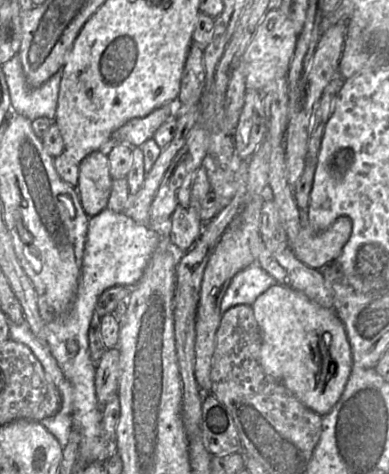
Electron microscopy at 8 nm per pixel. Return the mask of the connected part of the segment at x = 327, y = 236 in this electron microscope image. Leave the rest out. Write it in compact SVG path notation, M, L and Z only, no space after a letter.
M307 210L300 211L300 218L299 234L290 247L300 261L321 270L340 255L351 235L351 220L340 216L327 230L316 233L308 224Z

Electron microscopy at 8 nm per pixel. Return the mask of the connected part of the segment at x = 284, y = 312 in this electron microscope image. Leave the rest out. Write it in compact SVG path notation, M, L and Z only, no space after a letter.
M281 284L272 285L252 304L262 334L260 362L264 372L281 382L306 407L325 416L340 399L351 370L352 353L344 324L334 309L312 302L303 293Z

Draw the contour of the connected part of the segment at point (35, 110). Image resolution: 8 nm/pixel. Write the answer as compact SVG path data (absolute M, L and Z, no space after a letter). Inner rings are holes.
M13 56L2 64L9 89L11 110L33 121L39 117L53 120L56 115L61 71L52 75L39 88L32 88L23 72L21 58Z

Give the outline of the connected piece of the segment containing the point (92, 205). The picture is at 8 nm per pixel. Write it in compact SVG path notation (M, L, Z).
M106 149L90 153L79 163L76 189L90 218L107 208L112 181Z

